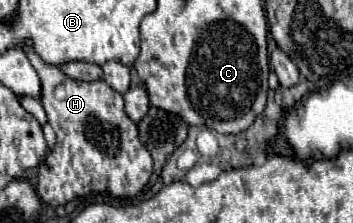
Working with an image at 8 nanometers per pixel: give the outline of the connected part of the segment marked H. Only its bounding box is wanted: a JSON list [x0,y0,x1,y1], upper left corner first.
[19,40,153,206]

